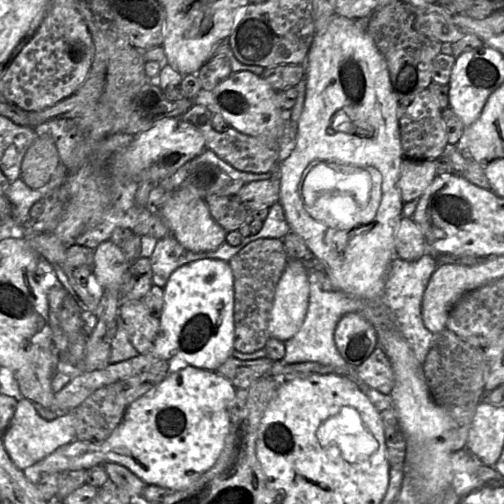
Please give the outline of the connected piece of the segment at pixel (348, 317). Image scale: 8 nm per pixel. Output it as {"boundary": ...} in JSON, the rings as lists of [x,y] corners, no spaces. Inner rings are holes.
{"boundary":[[[351,312],[342,316],[337,323],[334,340],[345,361],[358,367],[377,348],[378,333],[364,316]]]}

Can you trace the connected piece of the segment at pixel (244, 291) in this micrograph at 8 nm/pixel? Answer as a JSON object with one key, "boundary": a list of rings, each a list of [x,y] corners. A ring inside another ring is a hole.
{"boundary":[[[259,238],[246,244],[228,261],[234,277],[233,349],[253,353],[270,338],[268,324],[275,290],[288,259],[281,239]]]}

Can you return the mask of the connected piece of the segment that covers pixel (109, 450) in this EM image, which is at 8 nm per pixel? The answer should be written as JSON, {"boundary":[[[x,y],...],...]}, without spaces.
{"boundary":[[[184,366],[170,372],[153,390],[136,399],[127,408],[124,417],[112,435],[101,443],[75,439],[23,470],[29,481],[37,482],[51,473],[68,470],[89,470],[95,465],[116,462],[127,467],[146,485],[156,485],[171,492],[187,488],[215,465],[228,443],[230,407],[236,396],[236,387],[216,371]]]}

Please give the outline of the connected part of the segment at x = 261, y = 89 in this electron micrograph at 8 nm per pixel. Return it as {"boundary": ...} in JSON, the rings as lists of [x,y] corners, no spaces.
{"boundary":[[[248,71],[232,72],[214,89],[202,89],[193,99],[194,104],[205,105],[219,113],[230,127],[251,136],[275,138],[278,143],[286,130],[286,121],[290,119],[290,111],[277,105],[276,91],[260,75]]]}

